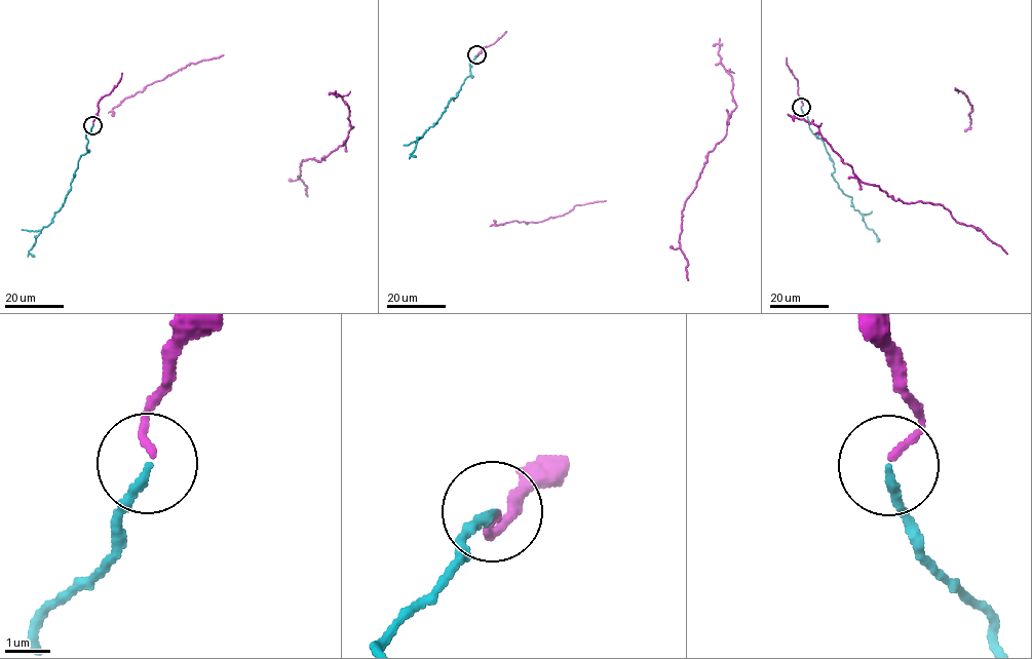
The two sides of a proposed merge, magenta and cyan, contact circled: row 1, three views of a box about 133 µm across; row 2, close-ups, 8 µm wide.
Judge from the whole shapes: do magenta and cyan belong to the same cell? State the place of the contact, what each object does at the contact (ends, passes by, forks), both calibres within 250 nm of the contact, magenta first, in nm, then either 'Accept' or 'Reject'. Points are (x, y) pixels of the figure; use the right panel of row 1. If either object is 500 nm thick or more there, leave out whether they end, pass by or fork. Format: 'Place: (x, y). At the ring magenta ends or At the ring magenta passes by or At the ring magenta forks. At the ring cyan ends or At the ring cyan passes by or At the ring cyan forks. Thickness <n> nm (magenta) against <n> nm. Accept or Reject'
Place: (801, 107). At the ring magenta ends. At the ring cyan ends. Thickness 140 nm (magenta) against 180 nm. Accept

